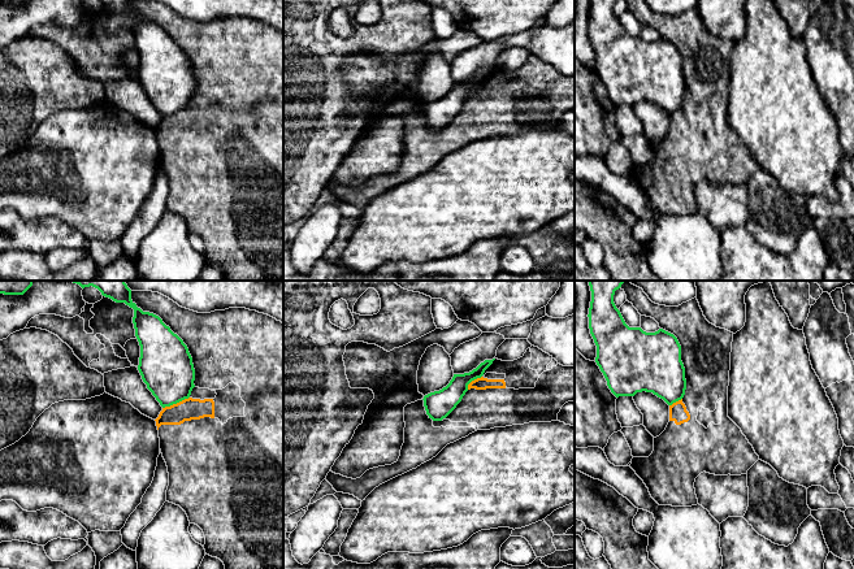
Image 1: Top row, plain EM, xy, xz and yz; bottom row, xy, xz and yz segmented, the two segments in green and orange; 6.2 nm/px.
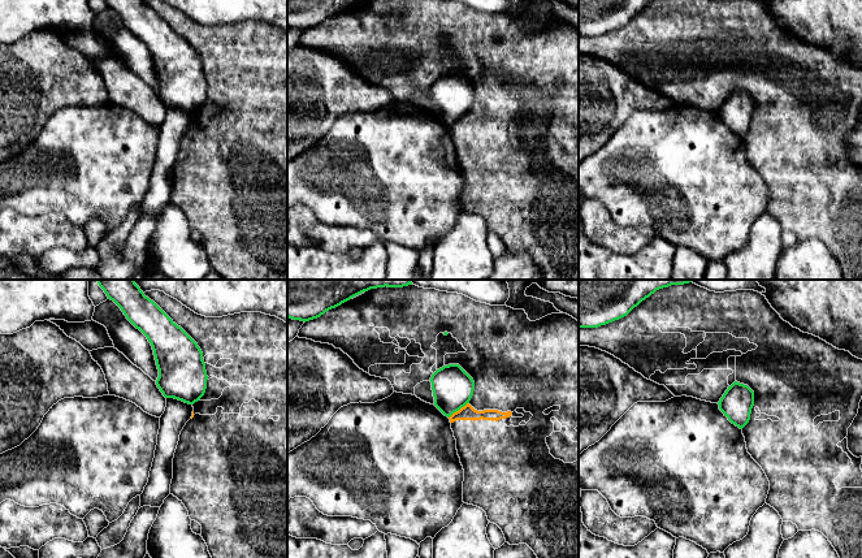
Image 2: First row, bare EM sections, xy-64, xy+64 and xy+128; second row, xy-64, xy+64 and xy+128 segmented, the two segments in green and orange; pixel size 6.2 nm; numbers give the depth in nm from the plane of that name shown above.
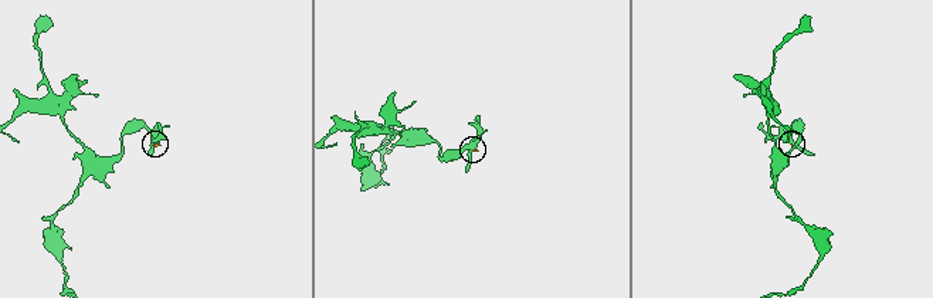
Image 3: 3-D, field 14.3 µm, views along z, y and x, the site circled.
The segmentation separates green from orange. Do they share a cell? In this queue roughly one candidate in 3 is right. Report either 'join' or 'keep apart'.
keep apart

